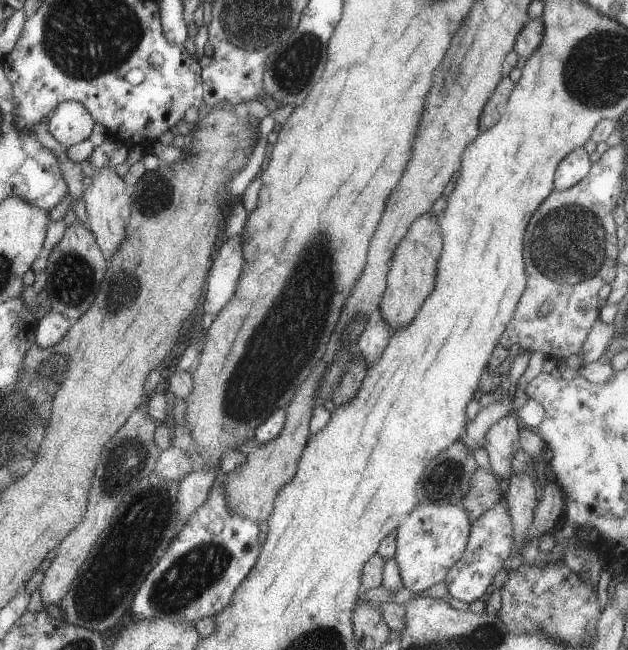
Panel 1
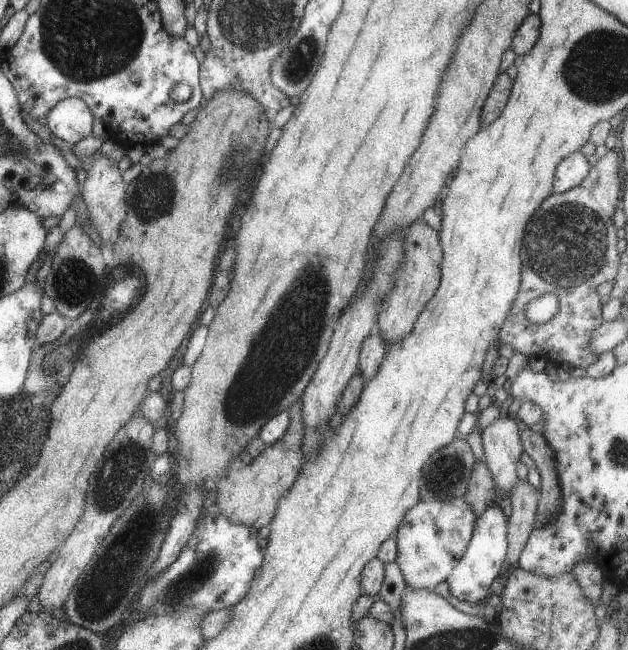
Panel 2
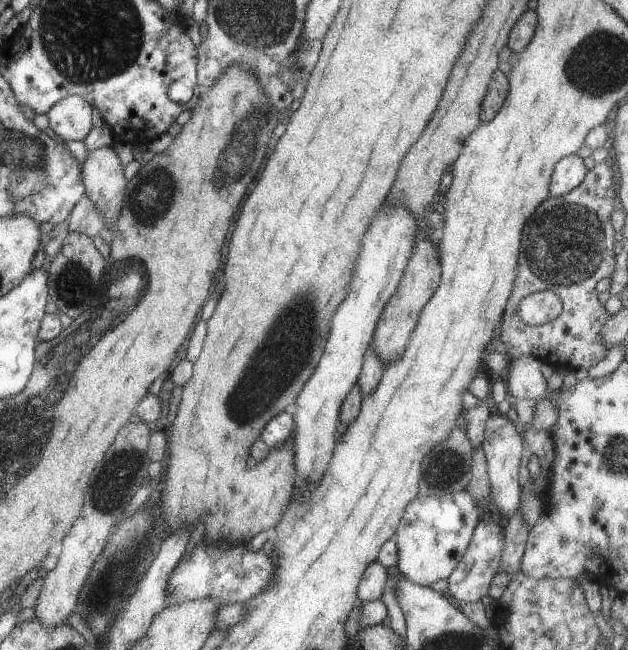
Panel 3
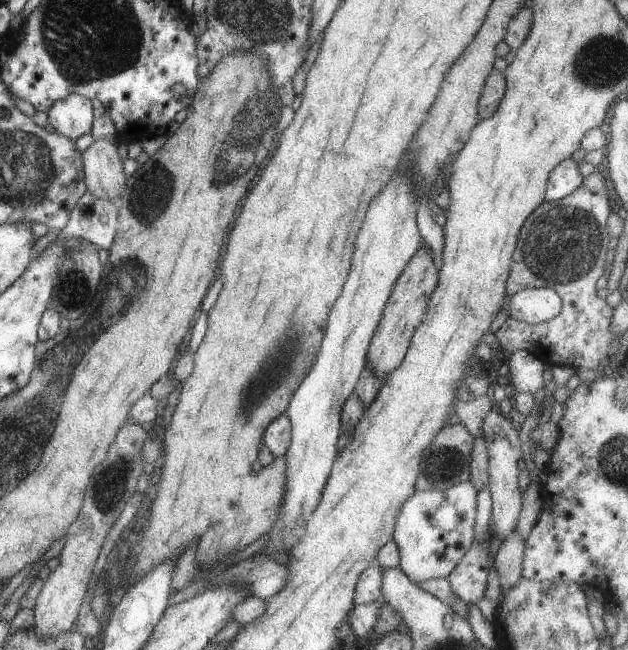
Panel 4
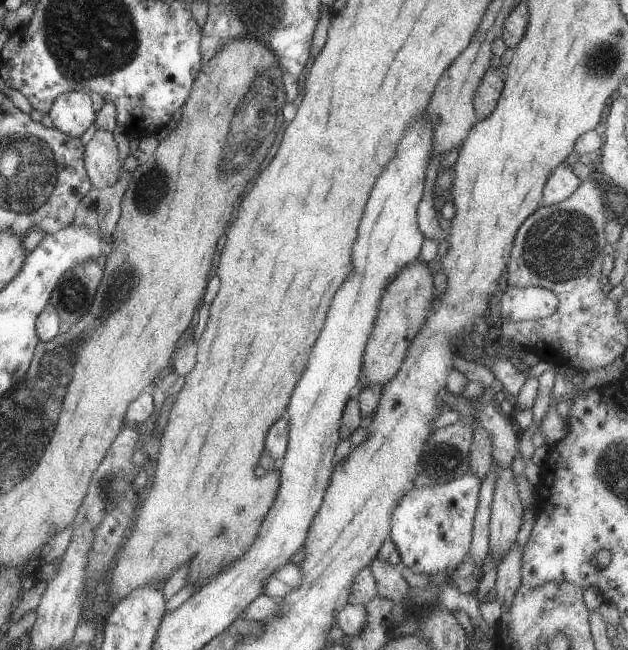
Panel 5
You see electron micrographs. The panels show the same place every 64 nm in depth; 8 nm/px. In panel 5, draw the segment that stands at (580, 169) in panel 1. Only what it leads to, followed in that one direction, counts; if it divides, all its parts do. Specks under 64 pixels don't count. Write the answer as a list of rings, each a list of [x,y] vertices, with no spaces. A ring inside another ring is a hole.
[[[565,161],[557,168],[553,168],[551,174],[545,181],[545,186],[541,189],[541,206],[549,206],[561,202],[567,198],[581,181],[573,174],[571,166]]]

